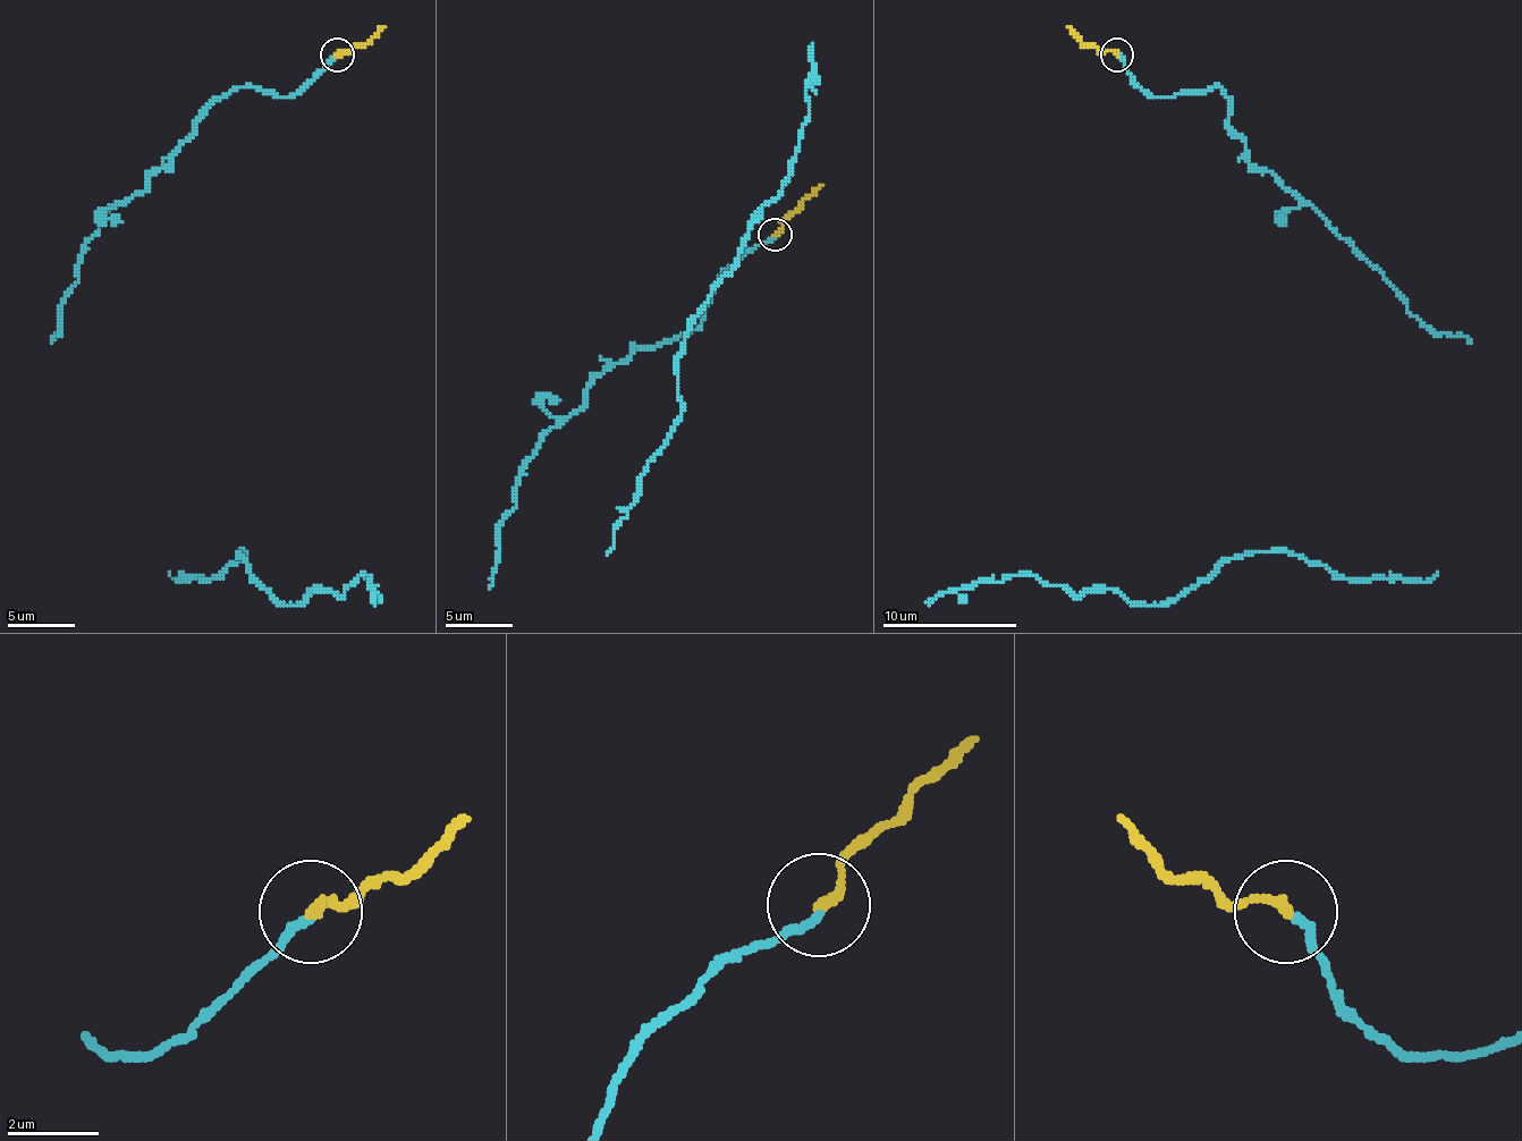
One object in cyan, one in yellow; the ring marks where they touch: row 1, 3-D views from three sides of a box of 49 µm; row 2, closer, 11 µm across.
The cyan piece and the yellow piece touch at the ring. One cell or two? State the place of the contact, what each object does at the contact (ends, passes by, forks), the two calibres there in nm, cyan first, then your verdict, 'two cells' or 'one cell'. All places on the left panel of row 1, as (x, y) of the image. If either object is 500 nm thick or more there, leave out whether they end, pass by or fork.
(337, 55) | cyan ends | yellow ends | 190/240 nm | one cell

